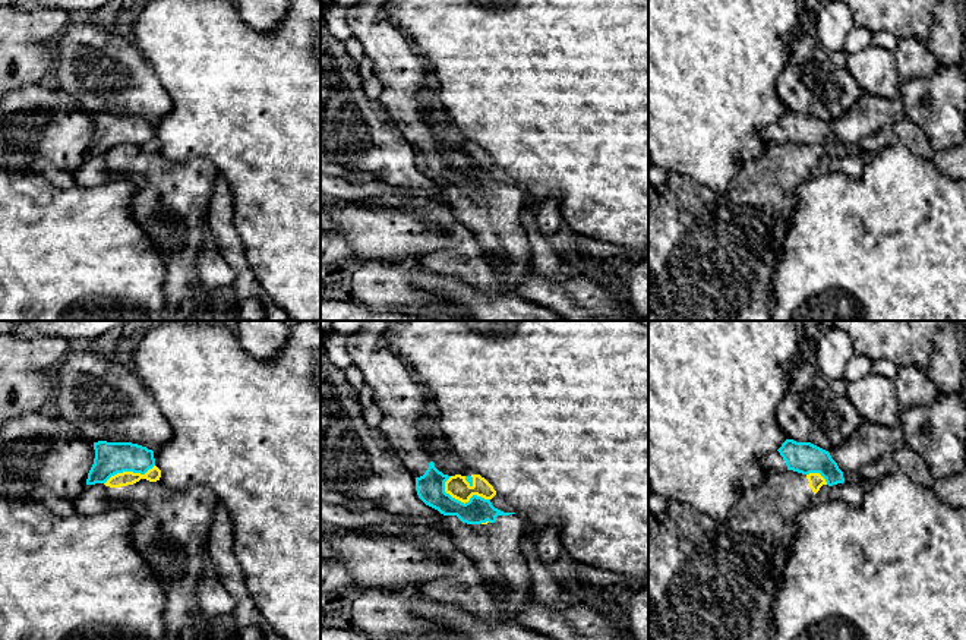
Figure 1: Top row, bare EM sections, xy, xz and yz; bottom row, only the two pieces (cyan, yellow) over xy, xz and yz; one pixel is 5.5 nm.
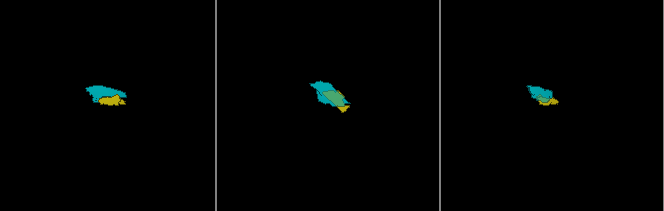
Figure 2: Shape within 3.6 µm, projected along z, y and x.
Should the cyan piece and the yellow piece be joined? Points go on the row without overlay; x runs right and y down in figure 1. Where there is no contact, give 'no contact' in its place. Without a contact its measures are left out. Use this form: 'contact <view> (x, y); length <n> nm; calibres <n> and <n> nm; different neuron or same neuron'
contact xz (463, 175); length 280 nm; calibres 160 and 120 nm; different neuron

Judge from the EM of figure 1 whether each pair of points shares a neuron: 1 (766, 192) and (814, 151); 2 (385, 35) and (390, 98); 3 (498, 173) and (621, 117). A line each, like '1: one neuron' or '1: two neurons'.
1: one neuron
2: one neuron
3: two neurons

